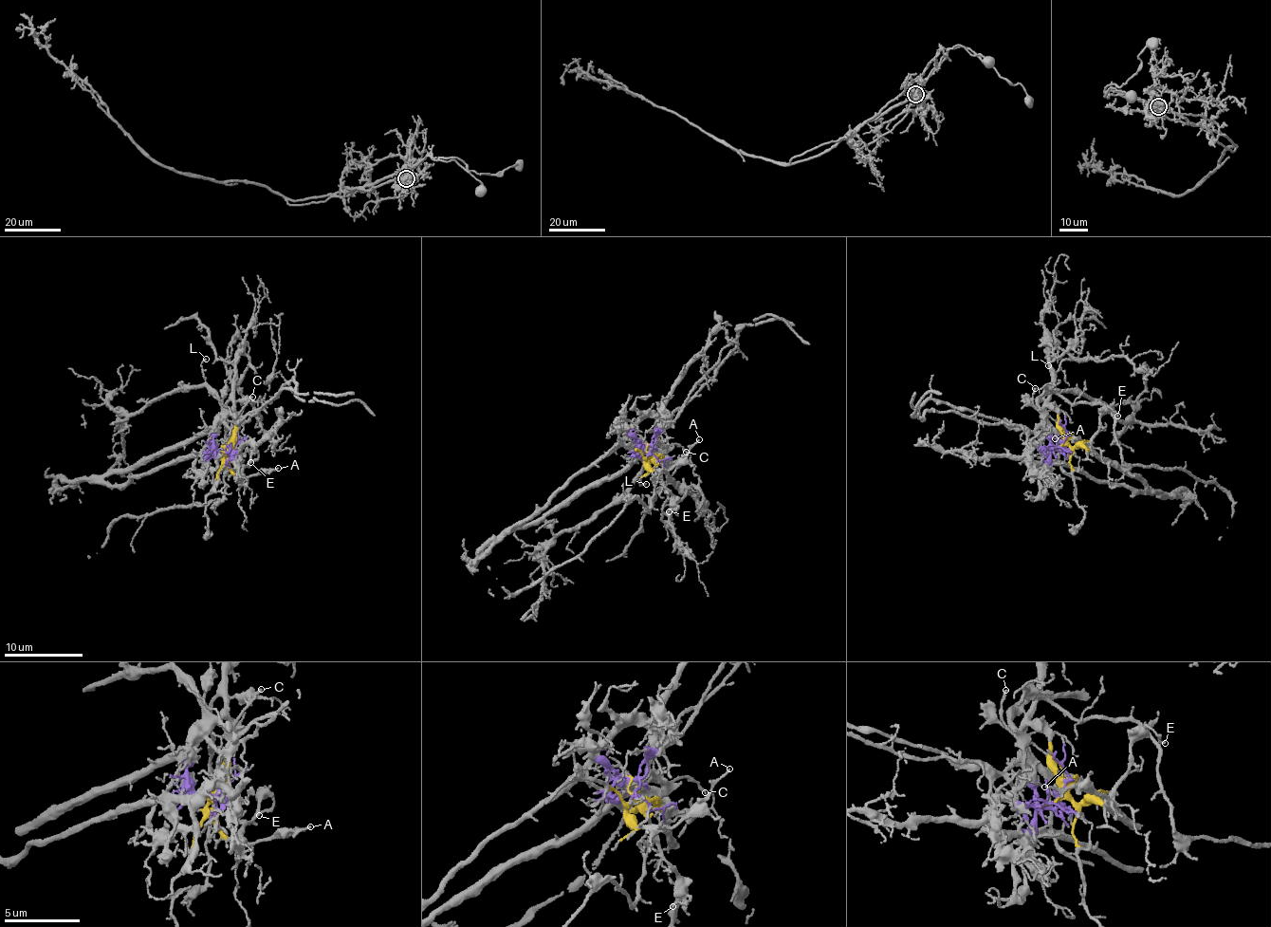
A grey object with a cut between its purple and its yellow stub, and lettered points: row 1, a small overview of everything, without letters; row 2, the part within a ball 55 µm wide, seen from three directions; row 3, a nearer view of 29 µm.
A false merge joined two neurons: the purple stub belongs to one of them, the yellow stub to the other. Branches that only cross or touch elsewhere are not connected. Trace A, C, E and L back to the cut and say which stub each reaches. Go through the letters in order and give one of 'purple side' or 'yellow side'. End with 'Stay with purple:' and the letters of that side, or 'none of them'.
A: yellow side
C: purple side
E: yellow side
L: yellow side
Stay with purple: C

